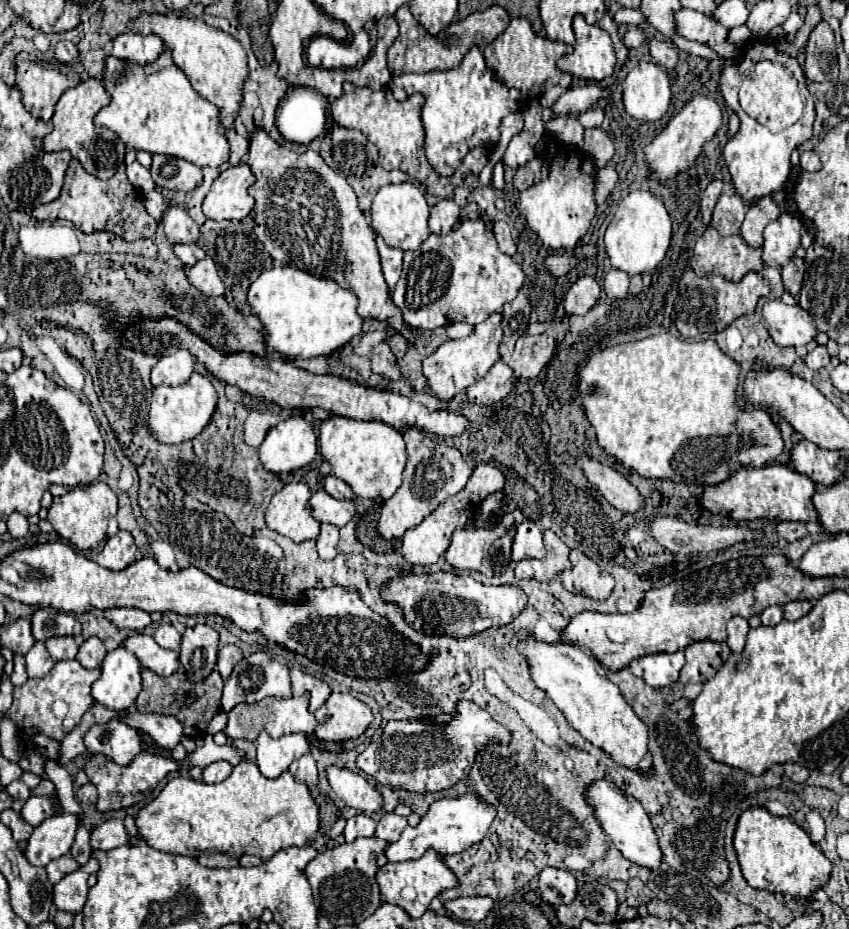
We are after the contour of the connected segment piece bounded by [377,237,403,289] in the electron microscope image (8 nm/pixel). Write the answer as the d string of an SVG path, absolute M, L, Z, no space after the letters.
M377 237L377 249L381 255L381 267L383 267L383 275L387 285L393 289L399 275L401 275L401 259L403 259L403 251L401 249L391 249L385 245L385 241L381 237Z

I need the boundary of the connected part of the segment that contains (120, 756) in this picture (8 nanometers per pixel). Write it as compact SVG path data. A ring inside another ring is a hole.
M115 719L101 725L93 725L83 739L91 755L103 753L117 765L129 765L131 759L141 753L139 733Z

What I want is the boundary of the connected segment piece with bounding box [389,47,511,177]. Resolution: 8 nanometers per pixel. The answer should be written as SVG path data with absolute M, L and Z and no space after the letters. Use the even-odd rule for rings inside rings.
M473 47L461 65L451 71L431 71L431 73L409 73L393 77L389 83L393 97L405 101L413 93L425 95L423 107L423 127L427 131L425 155L437 175L453 175L461 165L463 157L475 147L491 147L499 141L499 125L505 115L511 113L509 91L505 85L495 81L493 73L487 69L483 53ZM477 129L477 137L473 137Z

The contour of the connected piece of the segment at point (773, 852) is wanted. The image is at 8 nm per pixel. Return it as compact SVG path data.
M753 807L739 817L735 839L733 839L739 865L745 881L753 889L769 893L791 895L793 899L809 899L821 889L831 875L831 861L815 849L809 835L787 817L773 817L763 807Z

